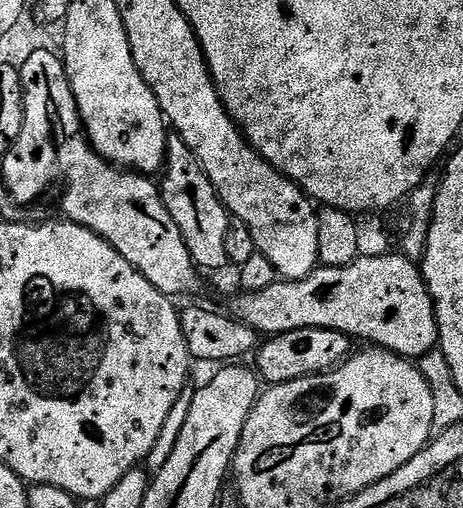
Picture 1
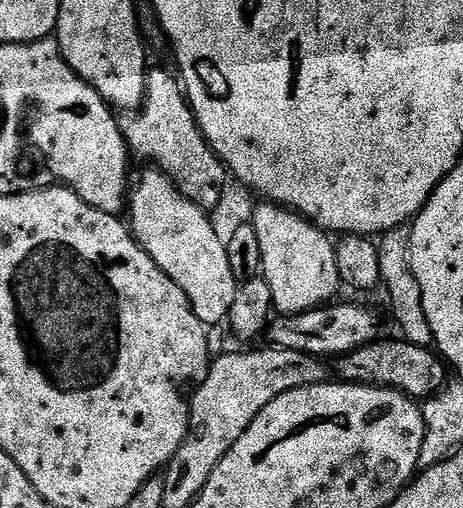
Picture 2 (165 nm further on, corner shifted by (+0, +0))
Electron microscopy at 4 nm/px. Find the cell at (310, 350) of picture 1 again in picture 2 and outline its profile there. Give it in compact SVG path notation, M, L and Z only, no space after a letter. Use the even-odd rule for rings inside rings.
M381 338L358 350L350 350L335 361L335 375L337 372L340 375L337 377L346 384L369 384L375 388L392 388L403 396L413 398L427 398L432 393L440 391L446 383L445 365L441 357L431 347L419 348L406 339L395 339Z

